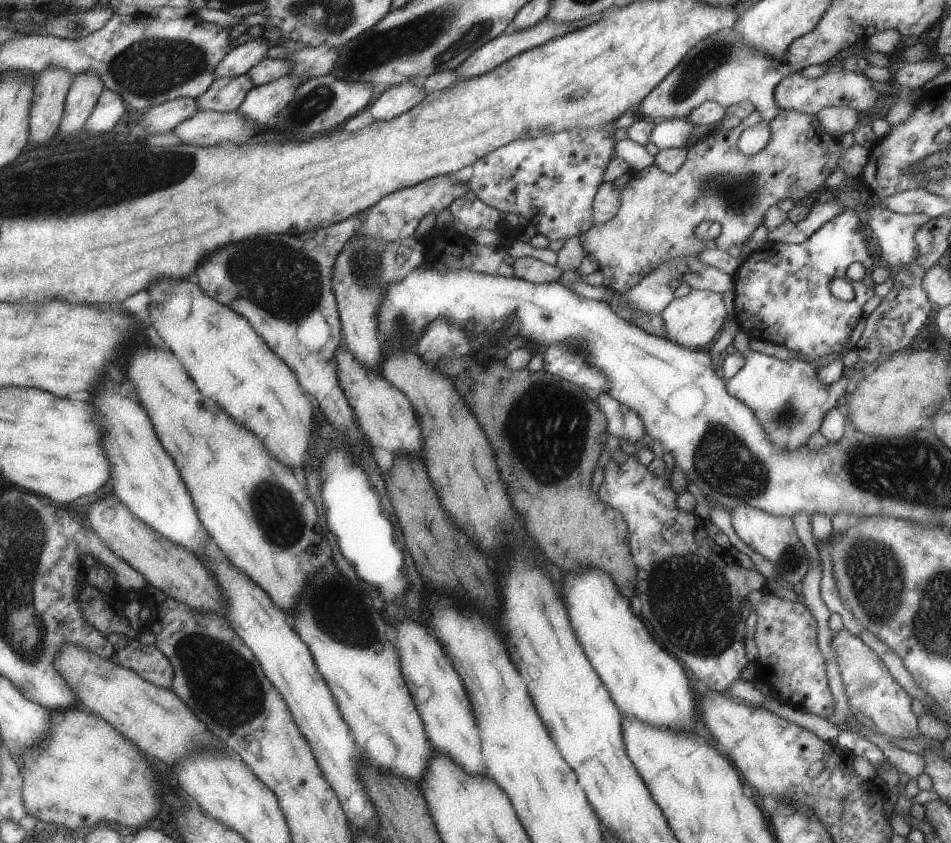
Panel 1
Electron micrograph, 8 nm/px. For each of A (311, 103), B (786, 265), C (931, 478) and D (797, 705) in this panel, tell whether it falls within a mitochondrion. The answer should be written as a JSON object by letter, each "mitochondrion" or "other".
{"A":"mitochondrion","B":"other","C":"mitochondrion","D":"other"}

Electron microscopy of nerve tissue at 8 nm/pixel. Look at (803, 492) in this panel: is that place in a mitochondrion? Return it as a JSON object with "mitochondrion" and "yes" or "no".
{"mitochondrion":"no"}

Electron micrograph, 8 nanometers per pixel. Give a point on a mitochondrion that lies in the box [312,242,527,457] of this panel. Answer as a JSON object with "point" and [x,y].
{"point":[402,330]}

